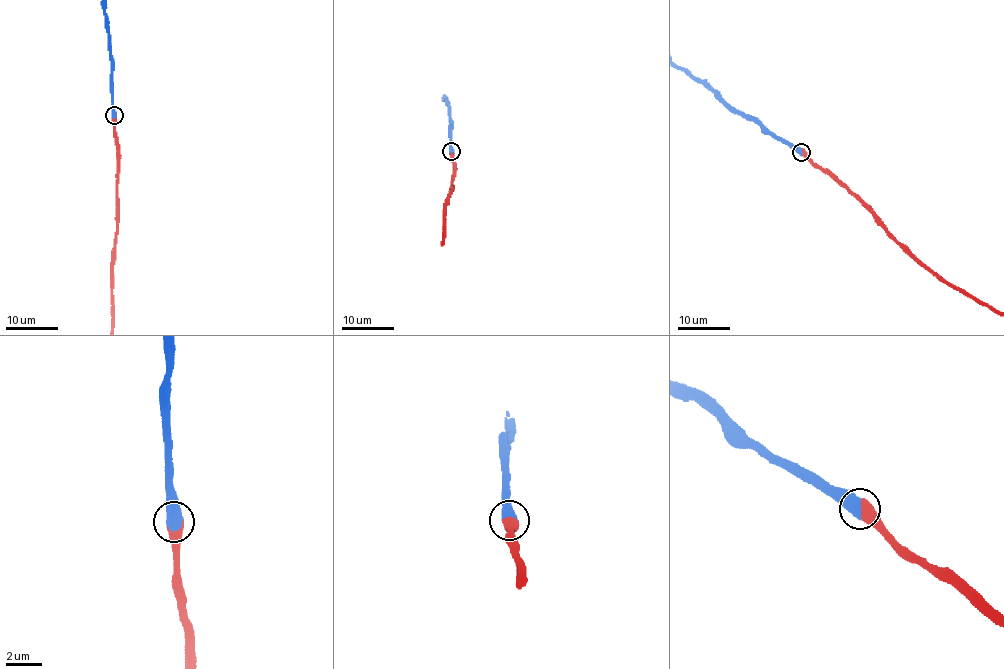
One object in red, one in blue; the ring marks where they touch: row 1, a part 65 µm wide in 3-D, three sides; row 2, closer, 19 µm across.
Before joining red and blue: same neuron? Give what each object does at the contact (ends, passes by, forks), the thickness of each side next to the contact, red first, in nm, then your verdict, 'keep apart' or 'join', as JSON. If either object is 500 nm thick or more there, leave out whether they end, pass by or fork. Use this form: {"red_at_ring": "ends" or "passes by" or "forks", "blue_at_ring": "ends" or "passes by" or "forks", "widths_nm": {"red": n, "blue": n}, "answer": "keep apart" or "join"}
{"widths_nm": {"red": 750, "blue": 750}, "answer": "join"}

